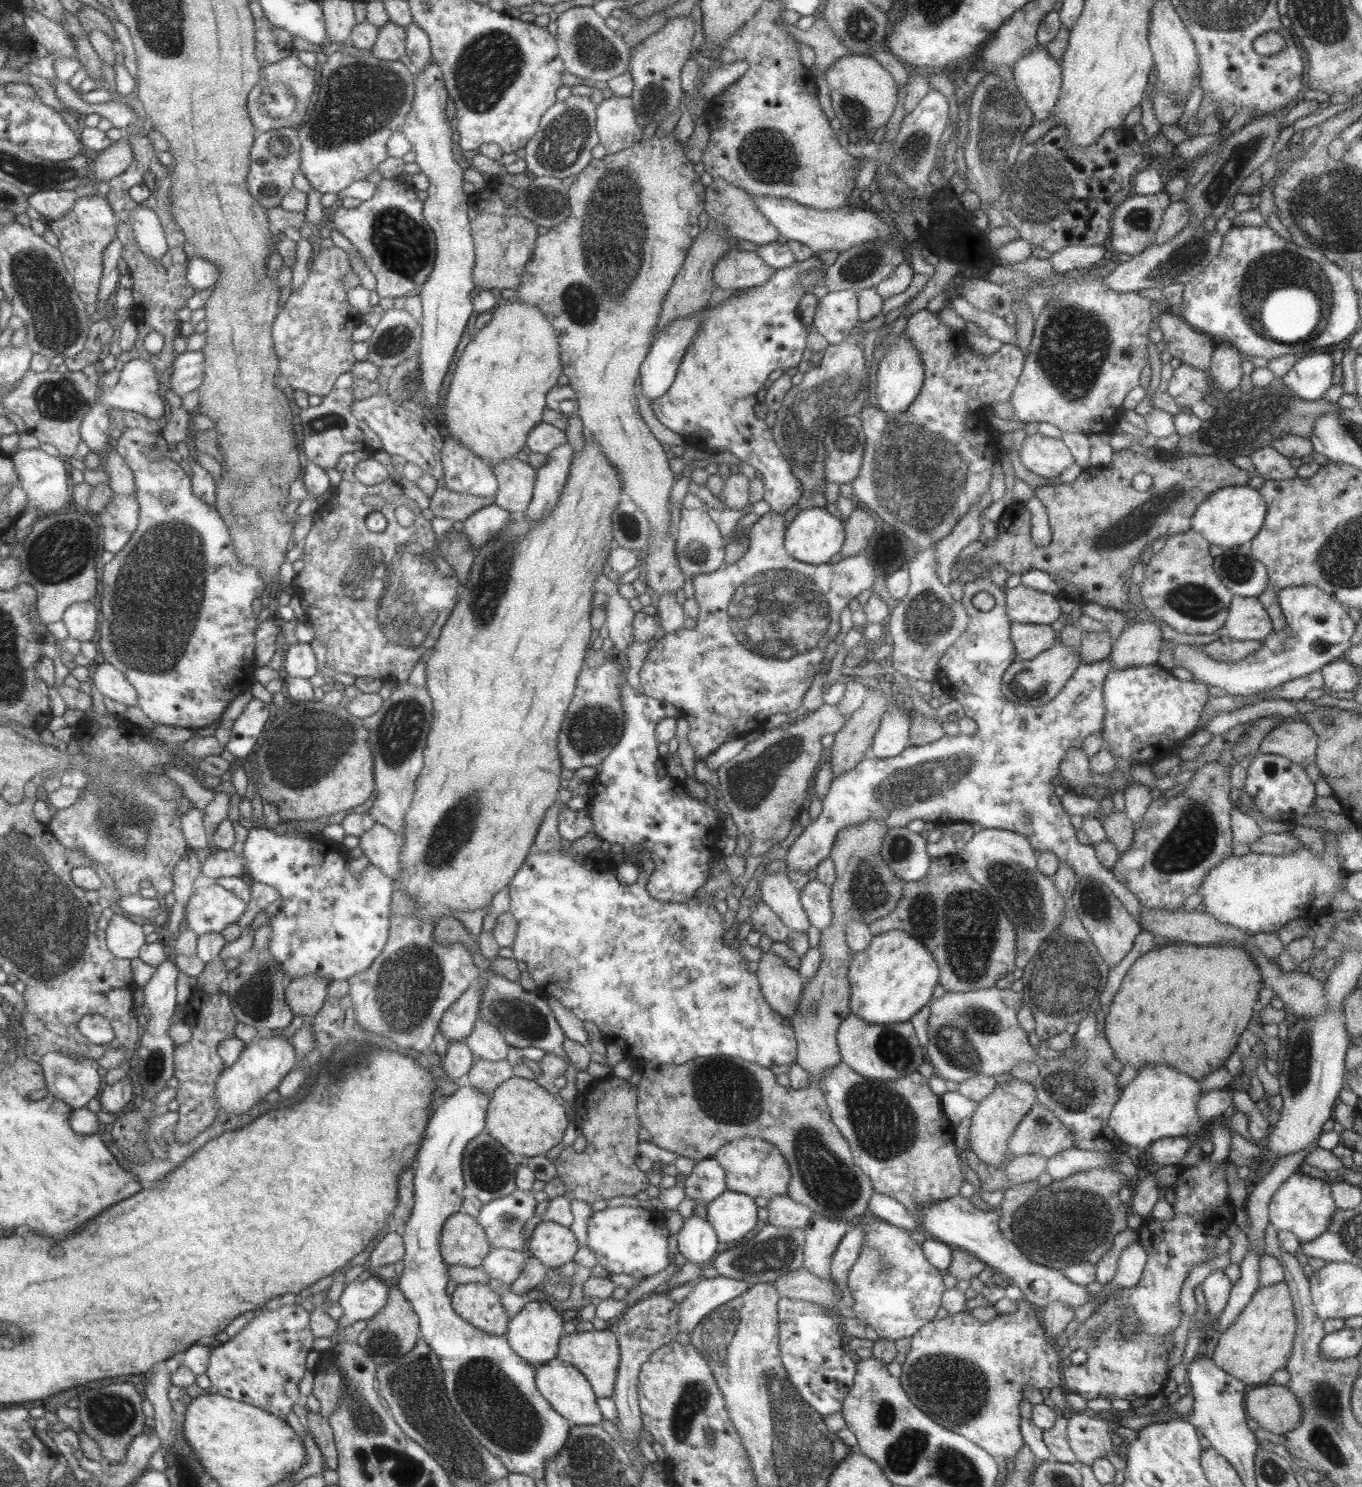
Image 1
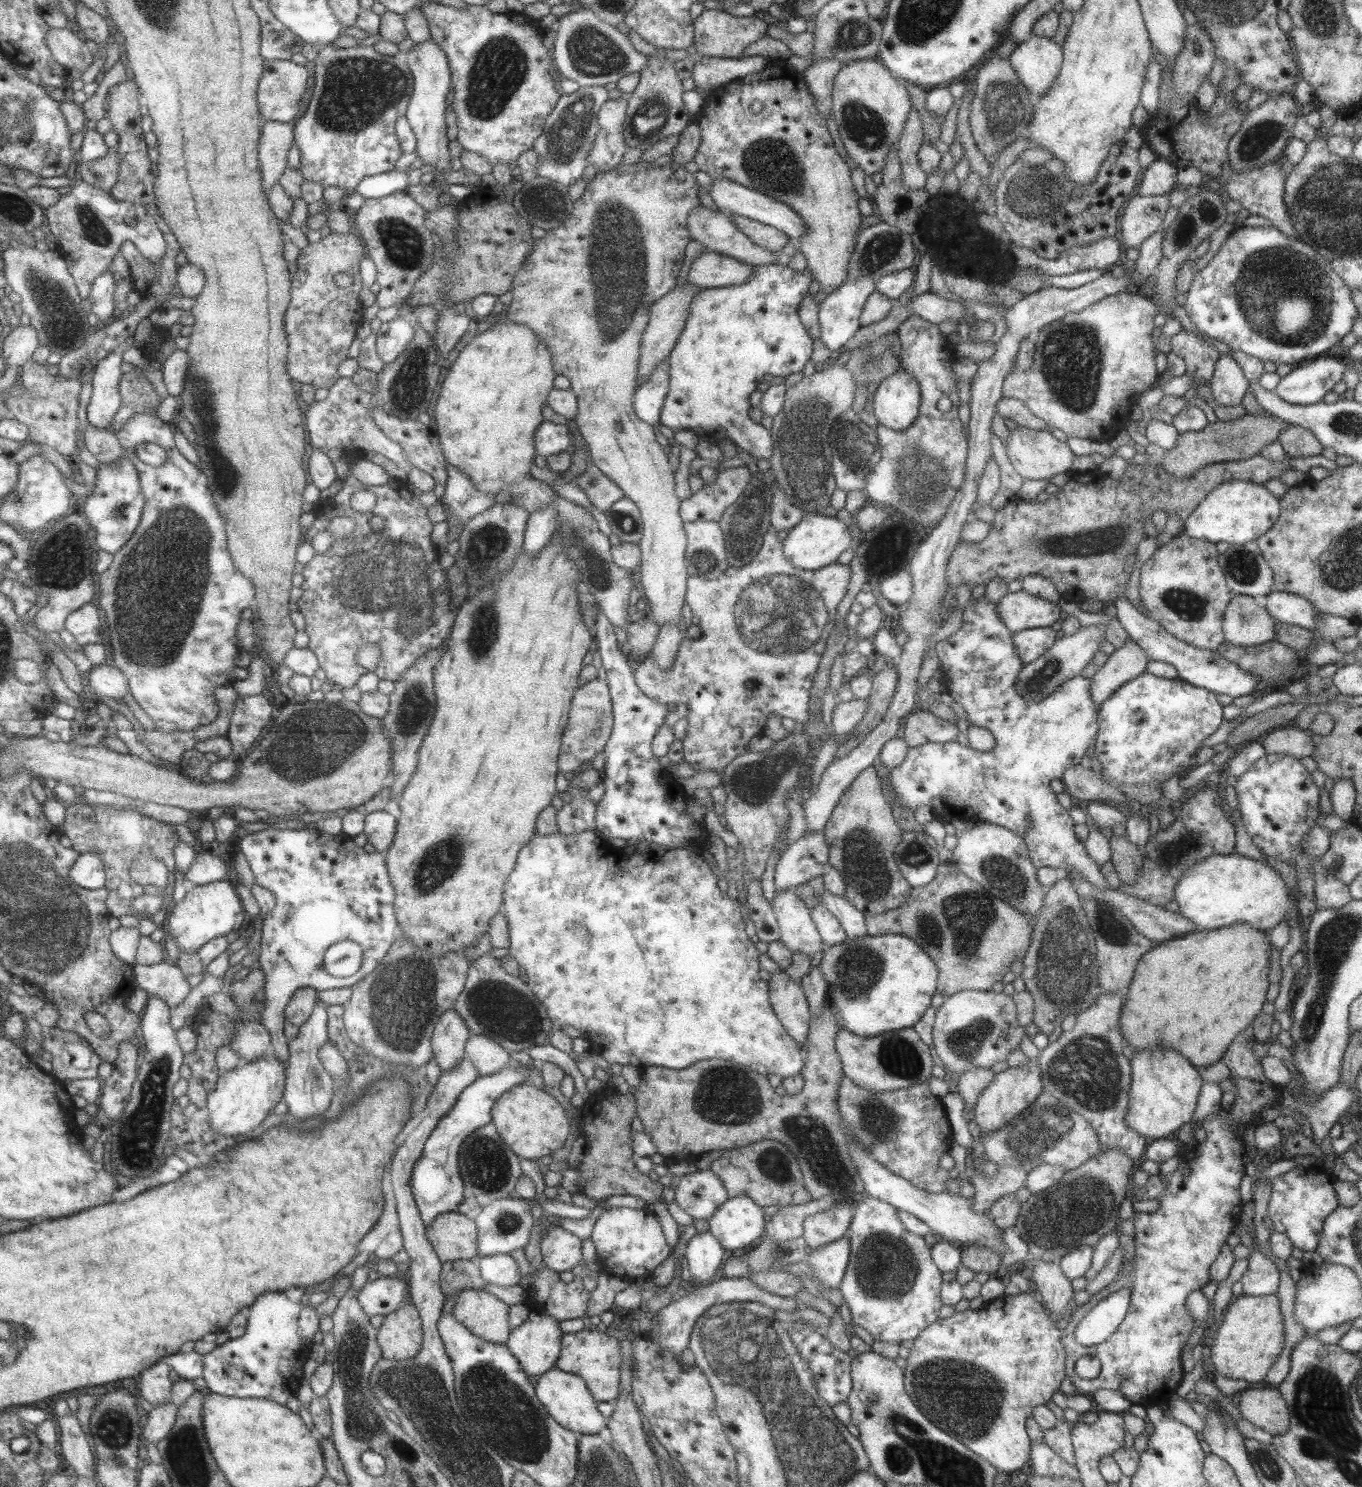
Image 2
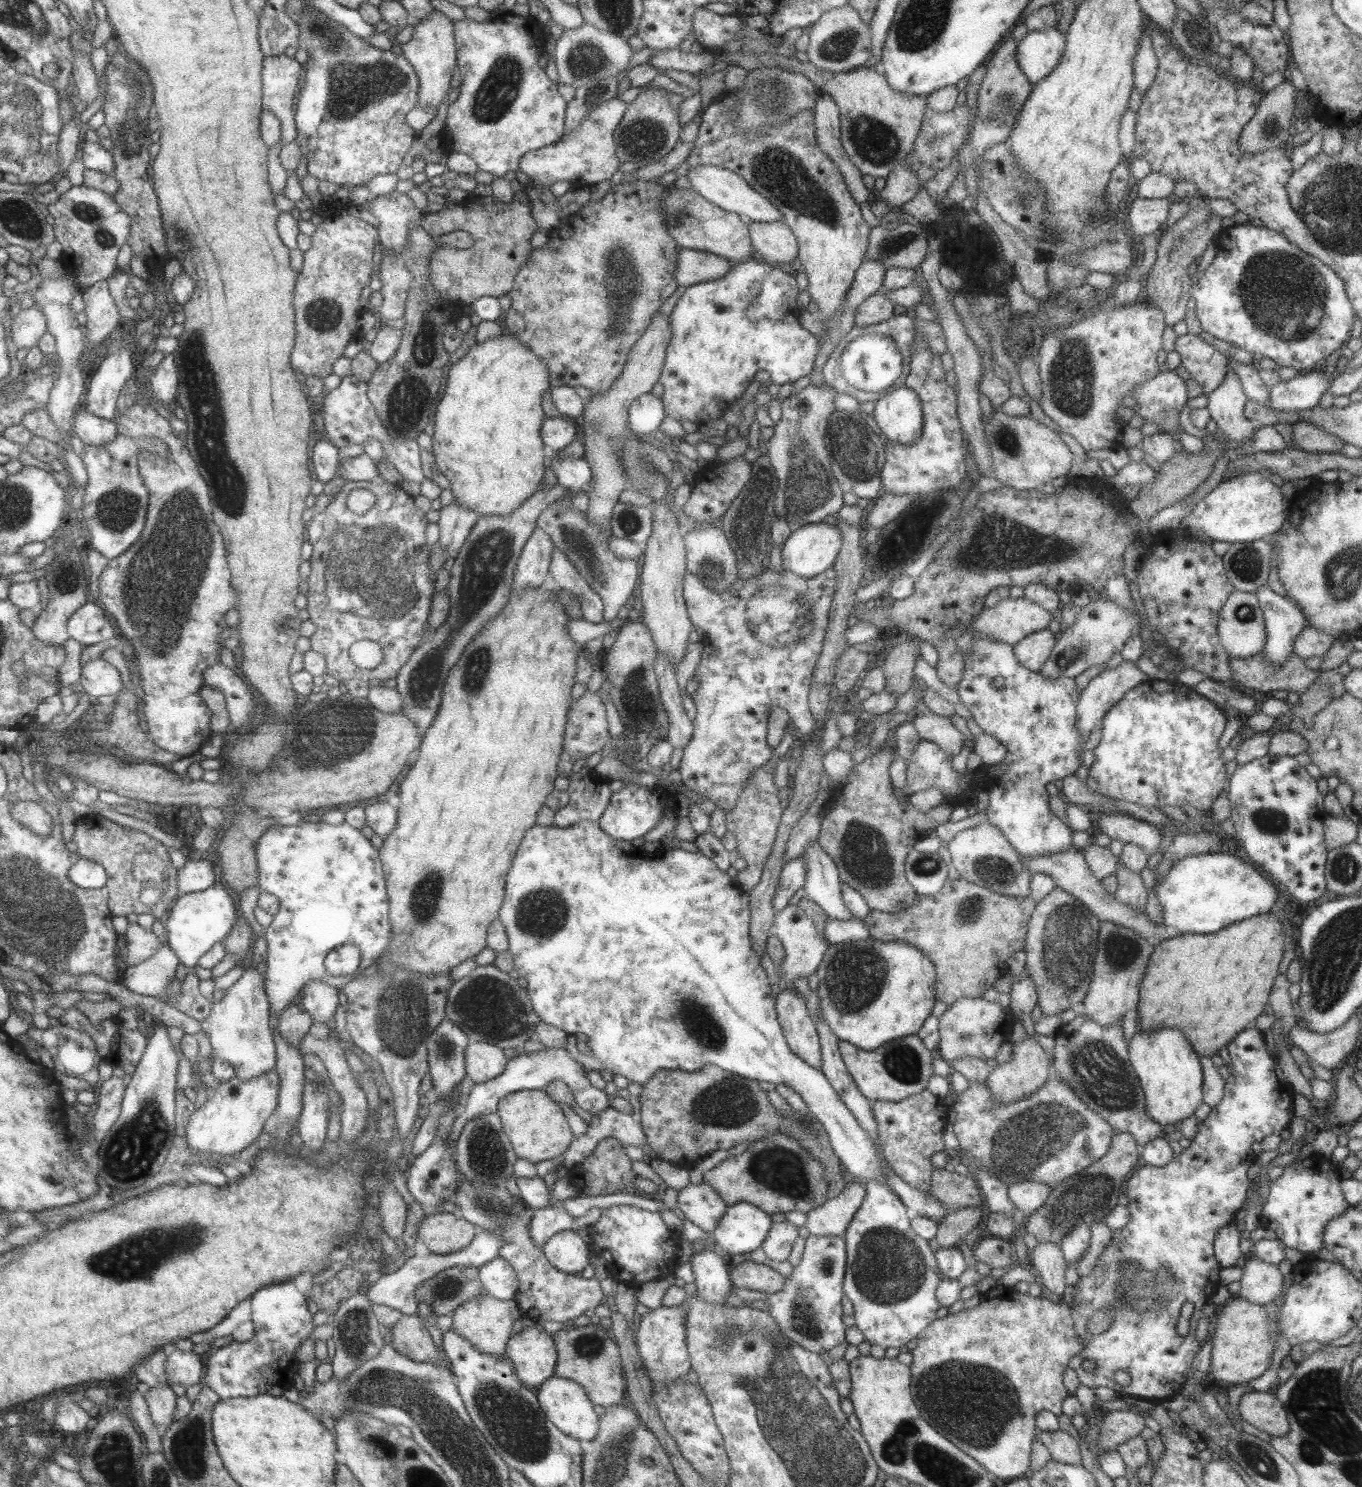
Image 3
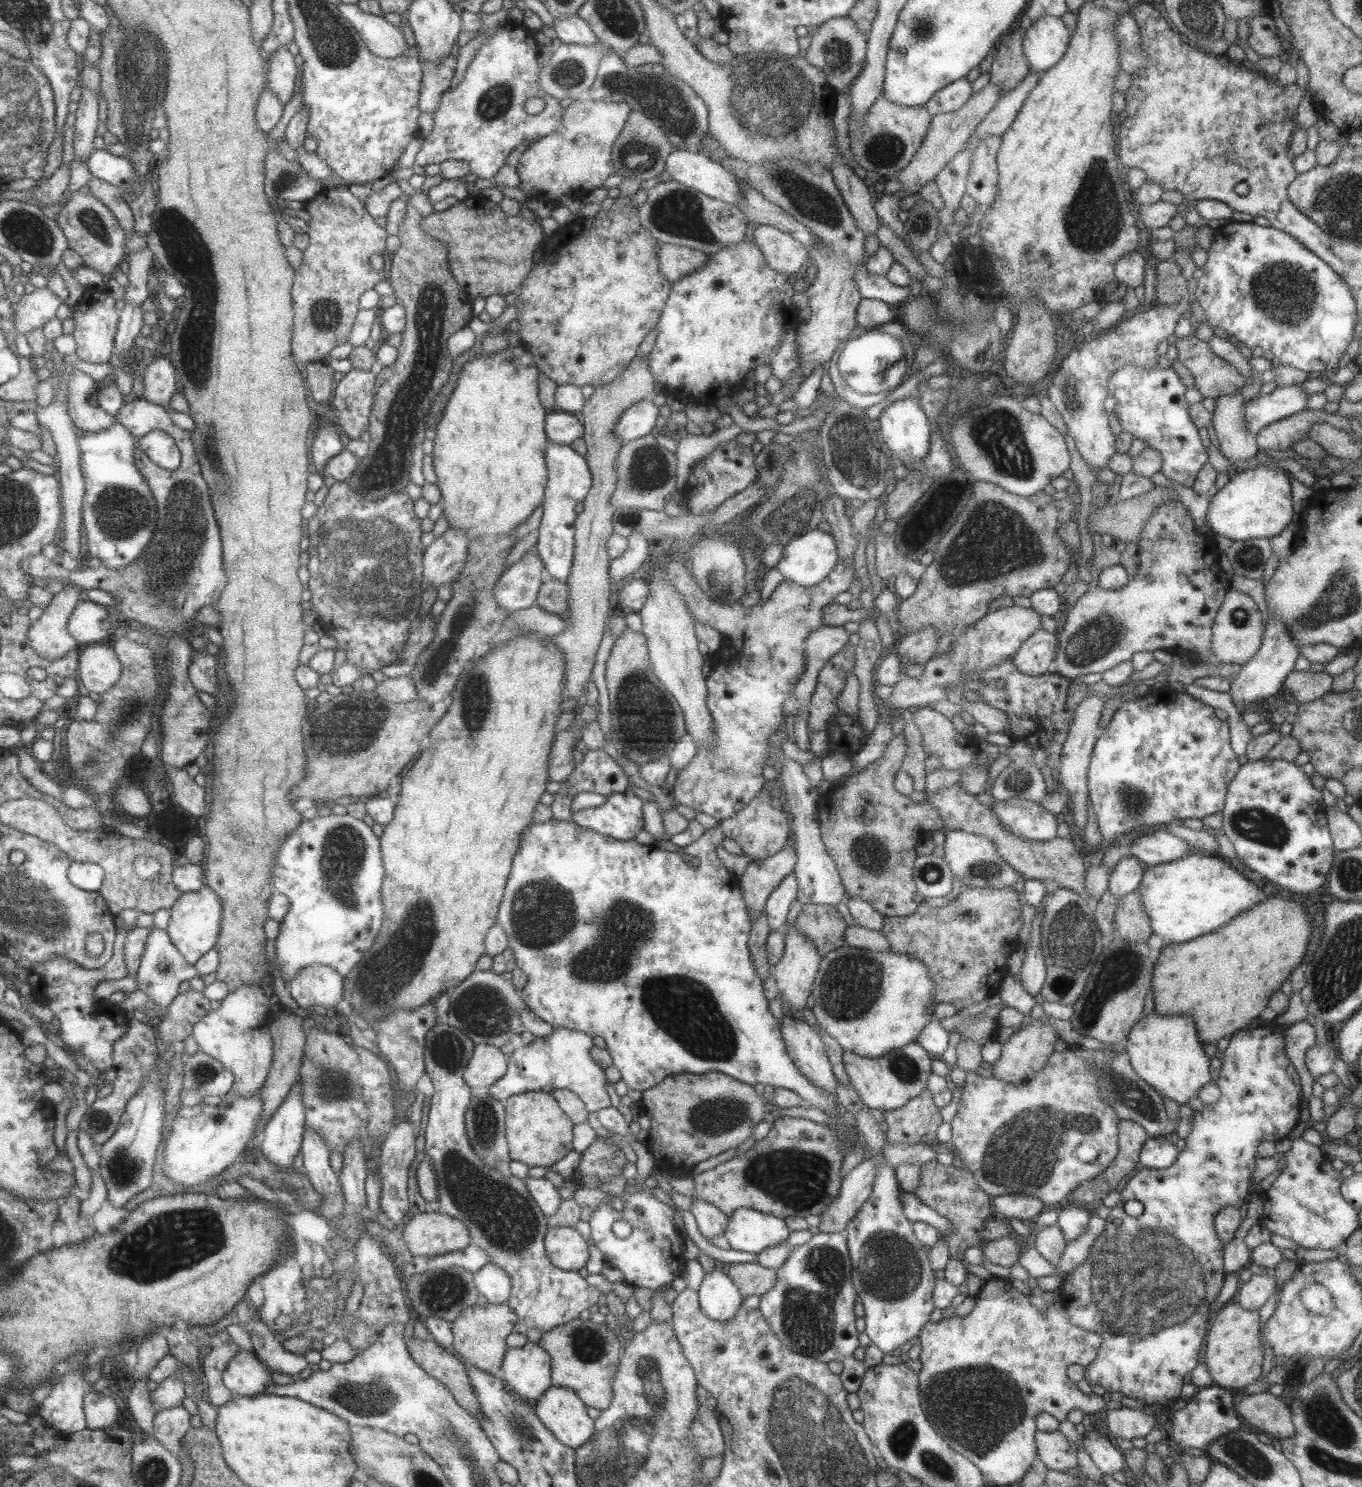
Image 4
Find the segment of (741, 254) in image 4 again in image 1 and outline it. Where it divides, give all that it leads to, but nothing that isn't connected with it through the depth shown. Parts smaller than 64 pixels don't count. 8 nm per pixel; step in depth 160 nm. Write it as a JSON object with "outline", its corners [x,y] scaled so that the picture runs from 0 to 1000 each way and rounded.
{"outline":[[[600,171],[587,176],[582,179],[572,180],[560,192],[546,194],[546,196],[536,198],[534,200],[523,202],[521,207],[517,210],[514,215],[514,220],[508,227],[507,231],[499,242],[496,254],[491,261],[478,271],[481,280],[488,287],[499,293],[504,300],[509,300],[519,305],[532,303],[540,306],[540,308],[553,314],[560,319],[560,337],[565,340],[565,343],[576,346],[581,340],[586,338],[590,330],[587,323],[581,319],[576,308],[572,305],[572,301],[568,297],[566,289],[561,282],[557,282],[553,277],[553,273],[557,272],[554,265],[560,260],[563,252],[568,249],[577,249],[585,246],[590,239],[593,231],[593,223],[586,213],[585,204],[591,198],[591,194],[584,188],[594,181],[603,180],[603,175]]]}

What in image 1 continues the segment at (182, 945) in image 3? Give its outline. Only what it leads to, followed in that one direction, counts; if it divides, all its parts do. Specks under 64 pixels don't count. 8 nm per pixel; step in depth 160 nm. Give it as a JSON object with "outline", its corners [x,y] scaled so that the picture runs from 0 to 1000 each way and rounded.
{"outline":[[[153,596],[153,597],[148,597],[139,608],[139,623],[145,629],[149,629],[153,627],[162,627],[165,625],[168,621],[174,621],[182,612],[182,607],[178,603],[174,603],[169,598],[161,596]]]}

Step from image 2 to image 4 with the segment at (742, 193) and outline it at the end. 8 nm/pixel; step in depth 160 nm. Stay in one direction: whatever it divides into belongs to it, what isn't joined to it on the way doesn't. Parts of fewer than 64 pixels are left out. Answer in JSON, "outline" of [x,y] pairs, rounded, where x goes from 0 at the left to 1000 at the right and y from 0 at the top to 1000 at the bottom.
{"outline":[[[496,100],[490,105],[488,114],[493,121],[525,134],[541,139],[545,132],[540,118],[513,102]]]}

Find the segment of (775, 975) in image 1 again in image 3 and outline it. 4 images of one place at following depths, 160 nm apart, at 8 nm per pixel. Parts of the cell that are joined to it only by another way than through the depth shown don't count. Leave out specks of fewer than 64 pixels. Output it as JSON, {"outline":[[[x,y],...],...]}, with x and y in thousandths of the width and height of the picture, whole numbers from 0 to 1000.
{"outline":[[[575,665],[568,671],[568,677],[570,688],[581,707],[601,720],[601,698],[590,671],[582,665]]]}

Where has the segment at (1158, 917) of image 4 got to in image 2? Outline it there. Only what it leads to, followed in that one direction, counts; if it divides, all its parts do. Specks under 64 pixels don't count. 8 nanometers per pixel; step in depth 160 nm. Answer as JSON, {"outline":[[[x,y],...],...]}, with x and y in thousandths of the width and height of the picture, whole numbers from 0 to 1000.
{"outline":[[[907,573],[902,575],[892,574],[881,578],[872,584],[866,590],[861,598],[861,606],[865,609],[866,616],[872,617],[880,626],[892,626],[907,621],[913,621],[923,626],[932,627],[943,619],[945,612],[948,611],[948,601],[942,590],[932,581],[925,578],[911,576]]]}

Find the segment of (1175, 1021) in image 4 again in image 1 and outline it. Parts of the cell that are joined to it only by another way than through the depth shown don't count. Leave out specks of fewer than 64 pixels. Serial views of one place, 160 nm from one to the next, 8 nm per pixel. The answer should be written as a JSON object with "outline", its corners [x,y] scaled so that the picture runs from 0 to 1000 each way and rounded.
{"outline":[[[841,717],[836,720],[836,725],[825,731],[814,748],[814,758],[825,769],[843,773],[851,765],[869,765],[882,760],[884,755],[880,750],[879,740],[883,734],[880,727],[855,717]]]}

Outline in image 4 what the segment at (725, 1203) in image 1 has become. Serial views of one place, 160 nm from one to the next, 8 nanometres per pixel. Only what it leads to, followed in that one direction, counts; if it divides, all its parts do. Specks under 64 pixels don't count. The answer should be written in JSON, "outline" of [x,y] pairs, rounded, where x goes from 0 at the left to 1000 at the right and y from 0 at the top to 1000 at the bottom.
{"outline":[[[544,812],[535,818],[530,831],[538,841],[556,843],[561,839],[576,835],[579,829],[575,820]]]}

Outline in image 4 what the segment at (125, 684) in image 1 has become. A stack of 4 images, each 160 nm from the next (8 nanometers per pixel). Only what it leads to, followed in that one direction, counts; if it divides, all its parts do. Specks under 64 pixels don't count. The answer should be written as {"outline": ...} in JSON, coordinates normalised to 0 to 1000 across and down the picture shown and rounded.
{"outline":[[[81,432],[65,433],[60,437],[57,455],[65,465],[73,468],[80,465],[90,453],[90,445]]]}

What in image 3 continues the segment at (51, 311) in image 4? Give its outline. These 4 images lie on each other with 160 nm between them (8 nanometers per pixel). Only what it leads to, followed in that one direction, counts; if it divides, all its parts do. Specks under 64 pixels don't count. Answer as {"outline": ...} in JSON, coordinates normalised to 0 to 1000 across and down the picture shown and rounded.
{"outline":[[[24,205],[20,208],[15,208],[10,213],[9,227],[12,231],[13,234],[23,235],[25,233],[28,233],[29,229],[35,223],[35,213],[29,206]]]}

